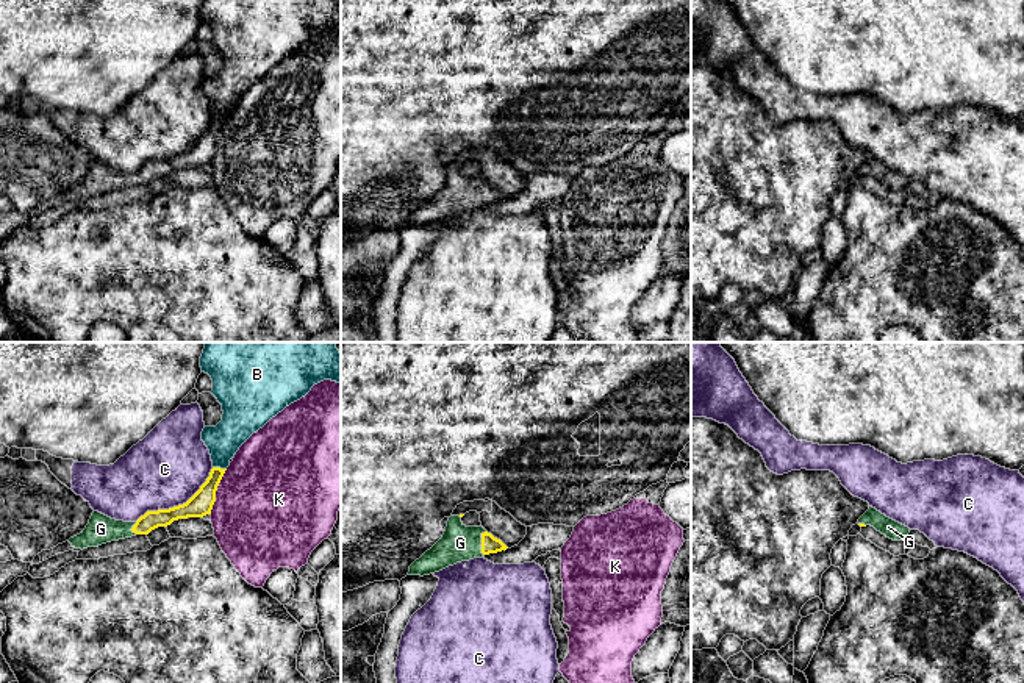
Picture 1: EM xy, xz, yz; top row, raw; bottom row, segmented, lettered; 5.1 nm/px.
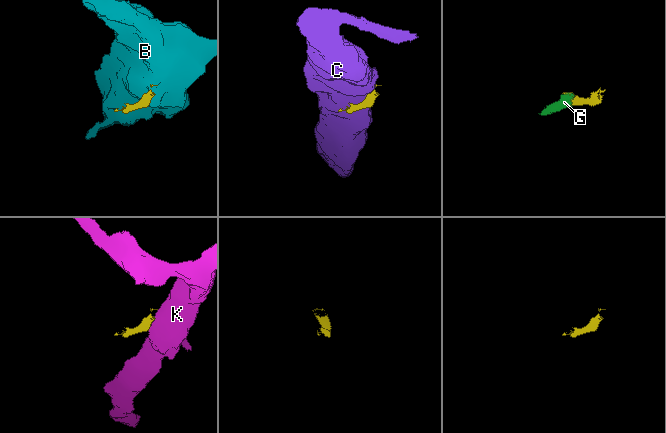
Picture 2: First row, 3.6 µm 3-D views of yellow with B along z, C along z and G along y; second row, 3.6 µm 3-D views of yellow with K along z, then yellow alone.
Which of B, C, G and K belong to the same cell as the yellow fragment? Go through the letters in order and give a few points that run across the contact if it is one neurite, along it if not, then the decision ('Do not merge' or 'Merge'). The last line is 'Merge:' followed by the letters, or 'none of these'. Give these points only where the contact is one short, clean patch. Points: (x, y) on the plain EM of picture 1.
B: Line: xy (213, 116), (225, 119). Do not merge
C: Do not merge
G: Line: xz (490, 194), (482, 193), (460, 193). Merge
K: Line: xy (227, 119), (218, 136), (210, 164). Do not merge
Merge: G

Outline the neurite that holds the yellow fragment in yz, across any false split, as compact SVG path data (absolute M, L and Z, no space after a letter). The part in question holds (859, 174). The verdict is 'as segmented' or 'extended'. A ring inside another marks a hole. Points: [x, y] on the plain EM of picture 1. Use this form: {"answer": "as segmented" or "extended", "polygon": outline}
{"answer": "extended", "polygon": "M869 156L869 159L858 169L858 175L871 175L893 191L905 191L910 183L908 177L886 167L872 156Z"}

